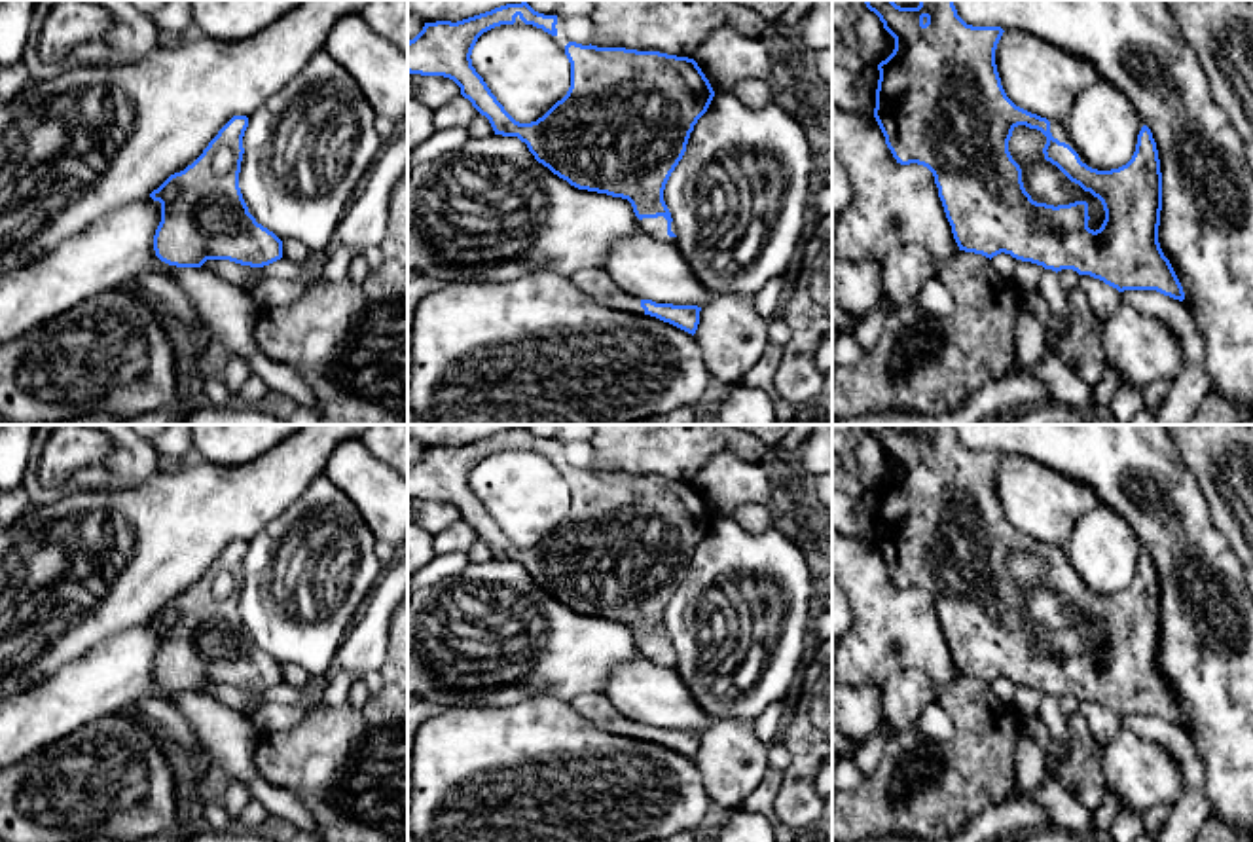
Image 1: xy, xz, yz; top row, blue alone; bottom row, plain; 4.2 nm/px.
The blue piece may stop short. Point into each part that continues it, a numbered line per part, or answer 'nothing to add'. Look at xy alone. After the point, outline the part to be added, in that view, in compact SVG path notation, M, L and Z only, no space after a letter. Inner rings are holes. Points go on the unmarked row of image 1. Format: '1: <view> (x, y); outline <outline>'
nothing to add

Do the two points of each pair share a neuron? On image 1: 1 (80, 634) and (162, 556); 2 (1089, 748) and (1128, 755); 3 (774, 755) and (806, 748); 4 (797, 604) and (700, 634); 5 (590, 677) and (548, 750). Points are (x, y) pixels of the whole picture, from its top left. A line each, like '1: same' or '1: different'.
1: same
2: different
3: different
4: same
5: different

